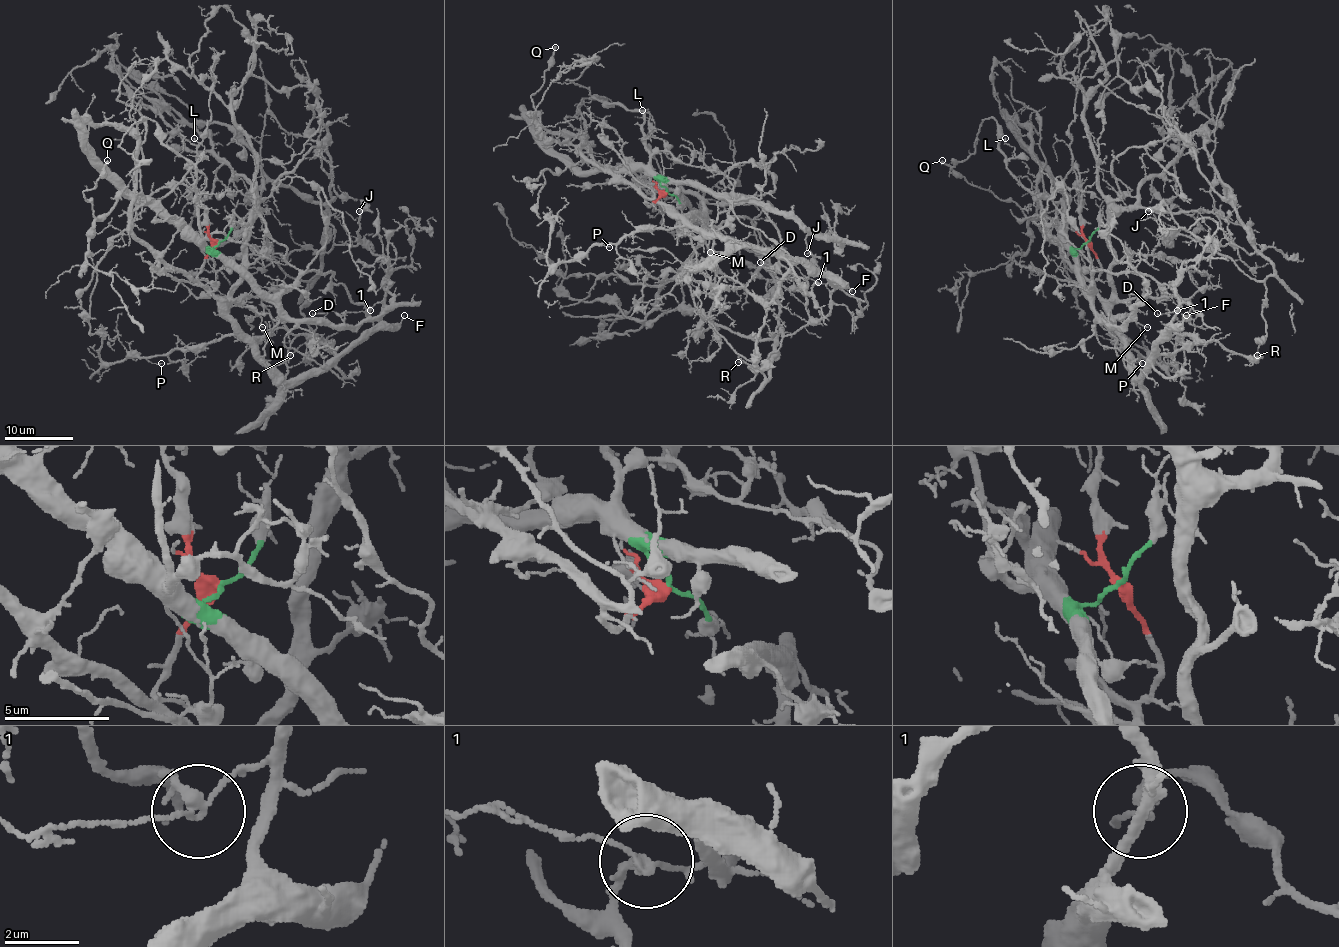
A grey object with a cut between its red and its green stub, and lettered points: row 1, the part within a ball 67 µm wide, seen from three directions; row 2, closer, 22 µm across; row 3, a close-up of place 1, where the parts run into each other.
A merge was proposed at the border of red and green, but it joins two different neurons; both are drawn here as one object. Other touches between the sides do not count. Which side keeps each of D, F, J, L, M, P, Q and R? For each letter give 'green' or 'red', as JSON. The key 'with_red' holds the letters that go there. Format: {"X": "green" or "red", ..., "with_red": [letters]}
{"D": "red", "F": "red", "J": "red", "L": "green", "M": "green", "P": "red", "Q": "green", "R": "red", "with_red": ["D", "F", "J", "P", "R"]}

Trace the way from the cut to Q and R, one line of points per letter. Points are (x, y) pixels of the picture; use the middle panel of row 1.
Q: (666, 192), (656, 179), (640, 170), (601, 167), (587, 151), (543, 132), (531, 96), (543, 84), (555, 47)
R: (666, 192), (645, 203), (704, 221), (716, 263), (707, 319), (774, 341), (769, 377), (738, 362)

